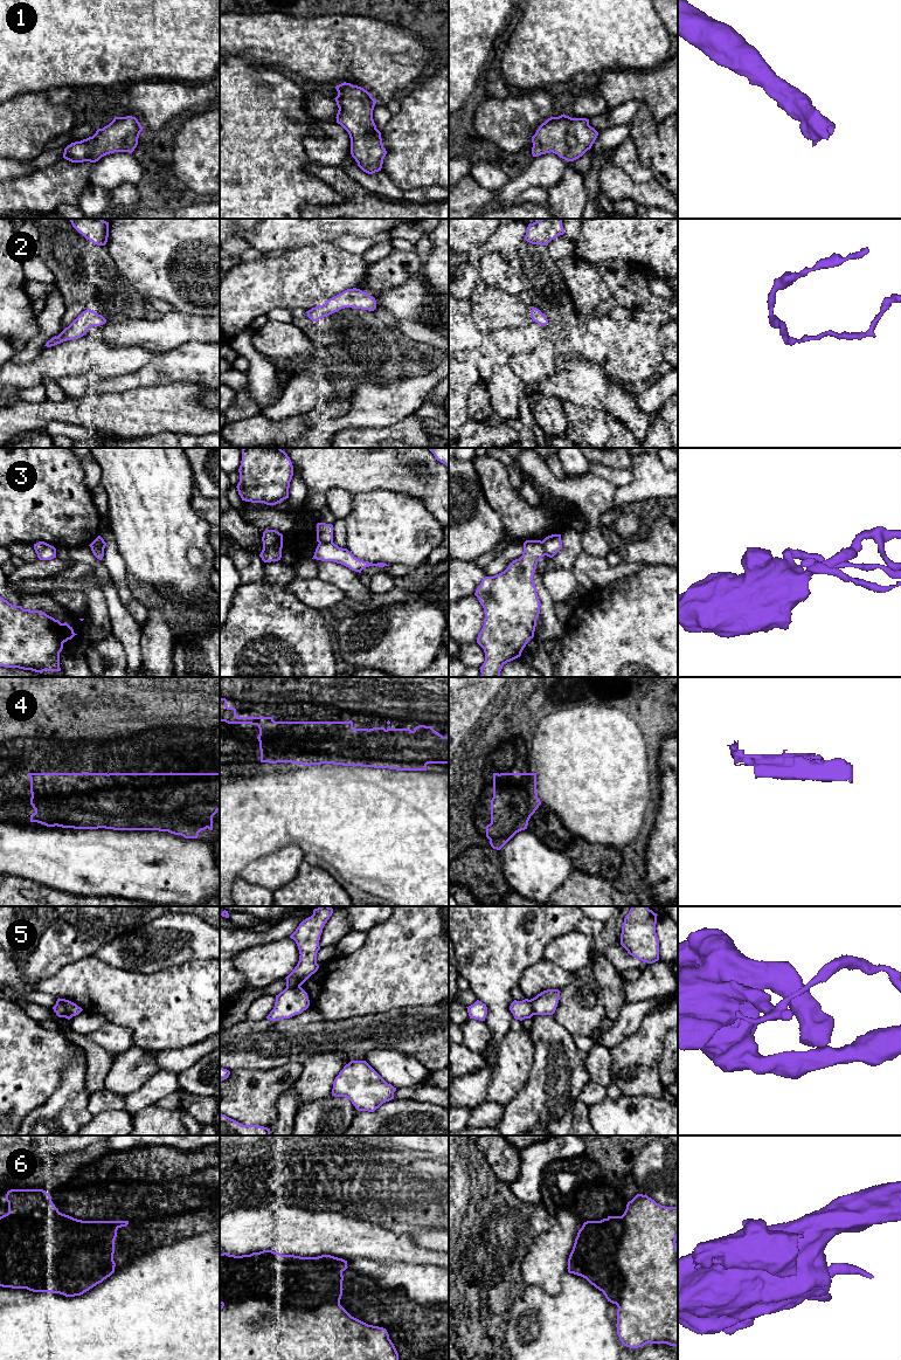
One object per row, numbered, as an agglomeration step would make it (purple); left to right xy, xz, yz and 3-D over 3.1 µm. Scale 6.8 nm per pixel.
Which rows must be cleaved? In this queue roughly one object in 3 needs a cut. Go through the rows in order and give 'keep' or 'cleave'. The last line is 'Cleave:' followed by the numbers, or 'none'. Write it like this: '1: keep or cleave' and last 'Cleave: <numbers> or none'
1: keep
2: keep
3: cleave
4: keep
5: cleave
6: cleave
Cleave: 3, 5, 6

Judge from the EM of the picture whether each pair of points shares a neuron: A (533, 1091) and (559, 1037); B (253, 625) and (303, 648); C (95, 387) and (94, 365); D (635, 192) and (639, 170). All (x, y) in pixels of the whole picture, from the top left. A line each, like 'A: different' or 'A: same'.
A: same
B: same
C: different
D: different

